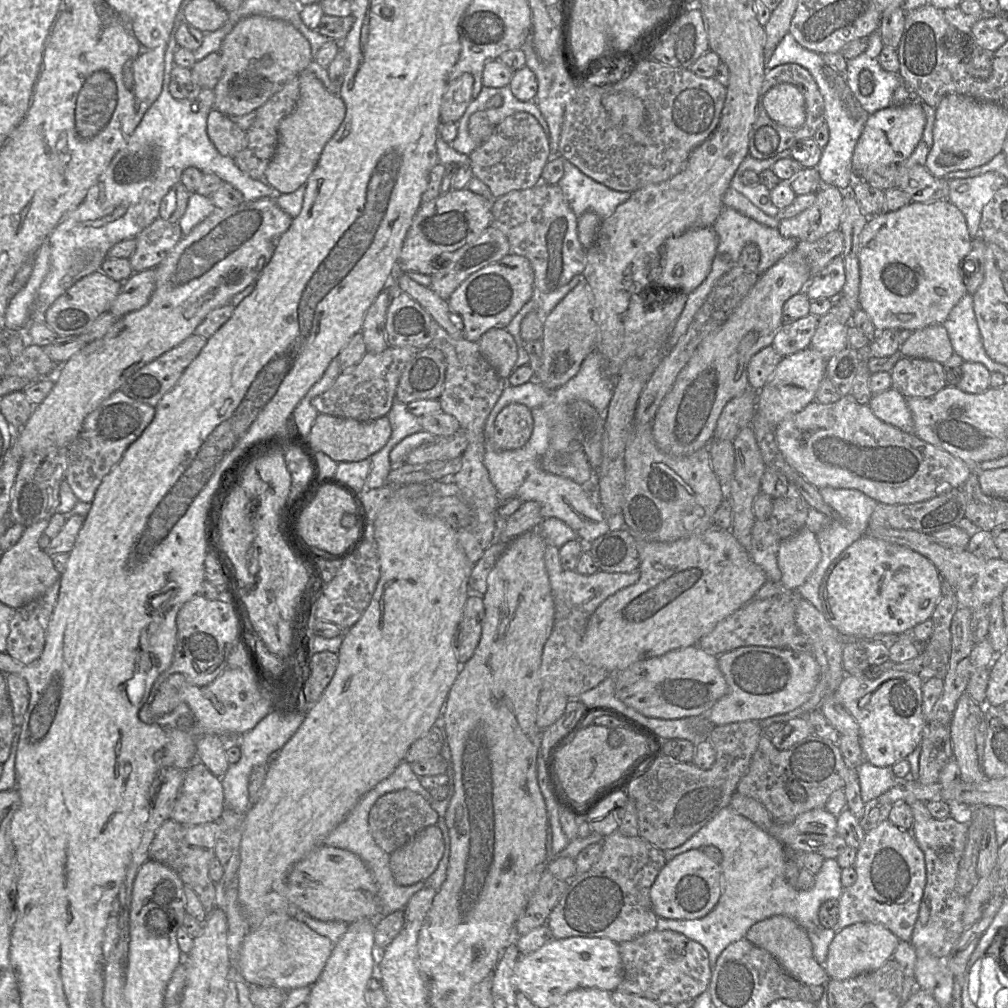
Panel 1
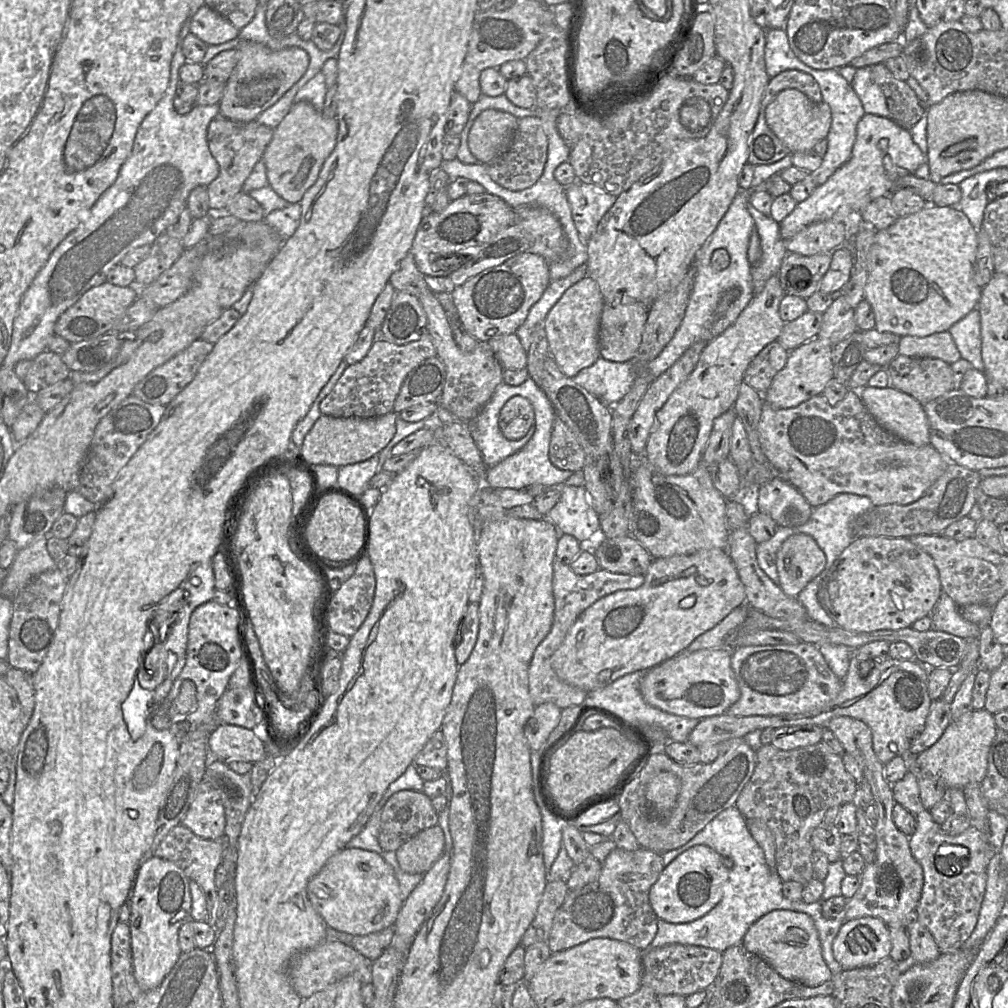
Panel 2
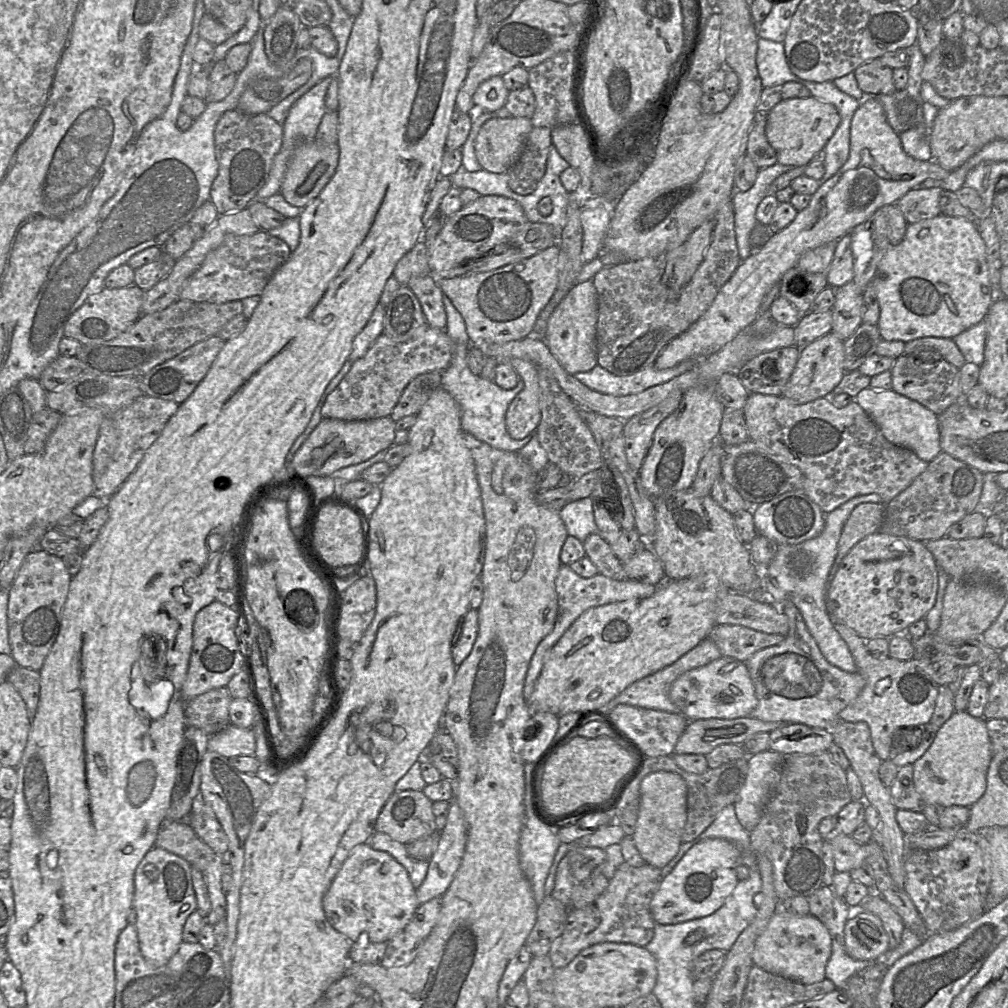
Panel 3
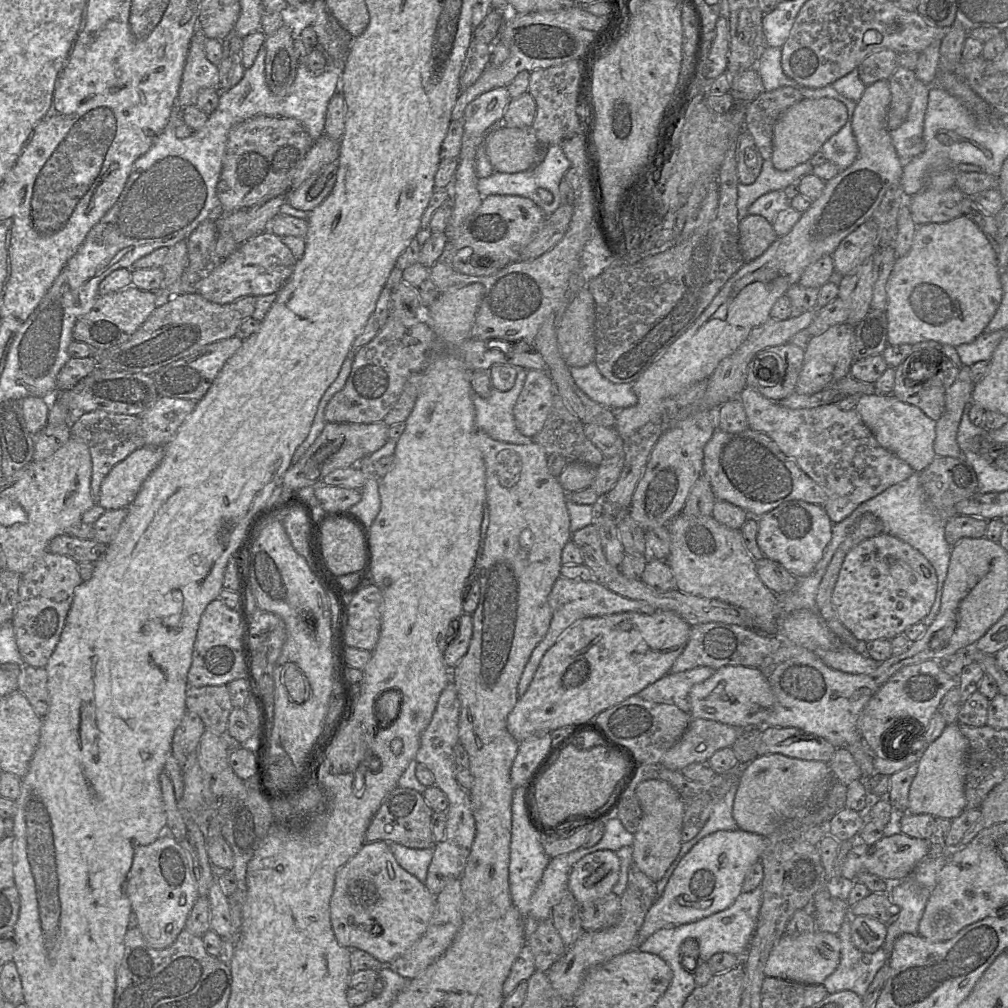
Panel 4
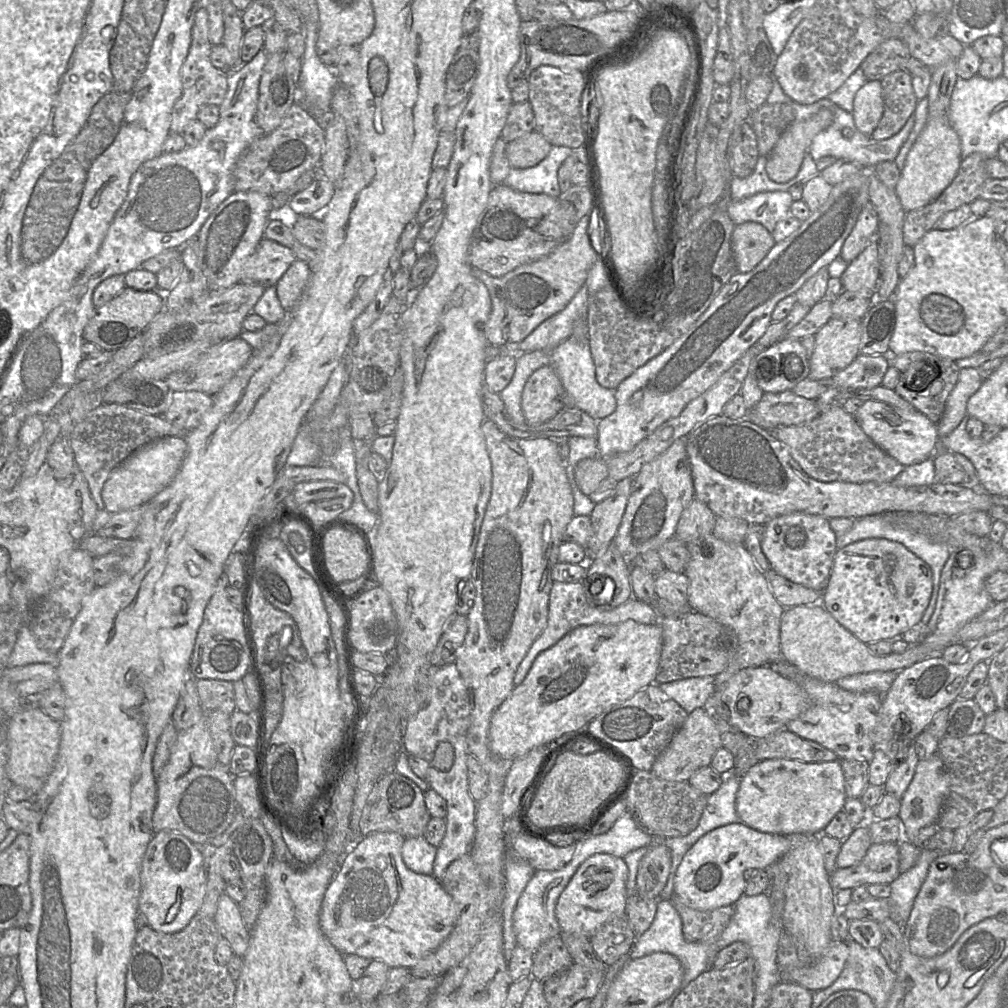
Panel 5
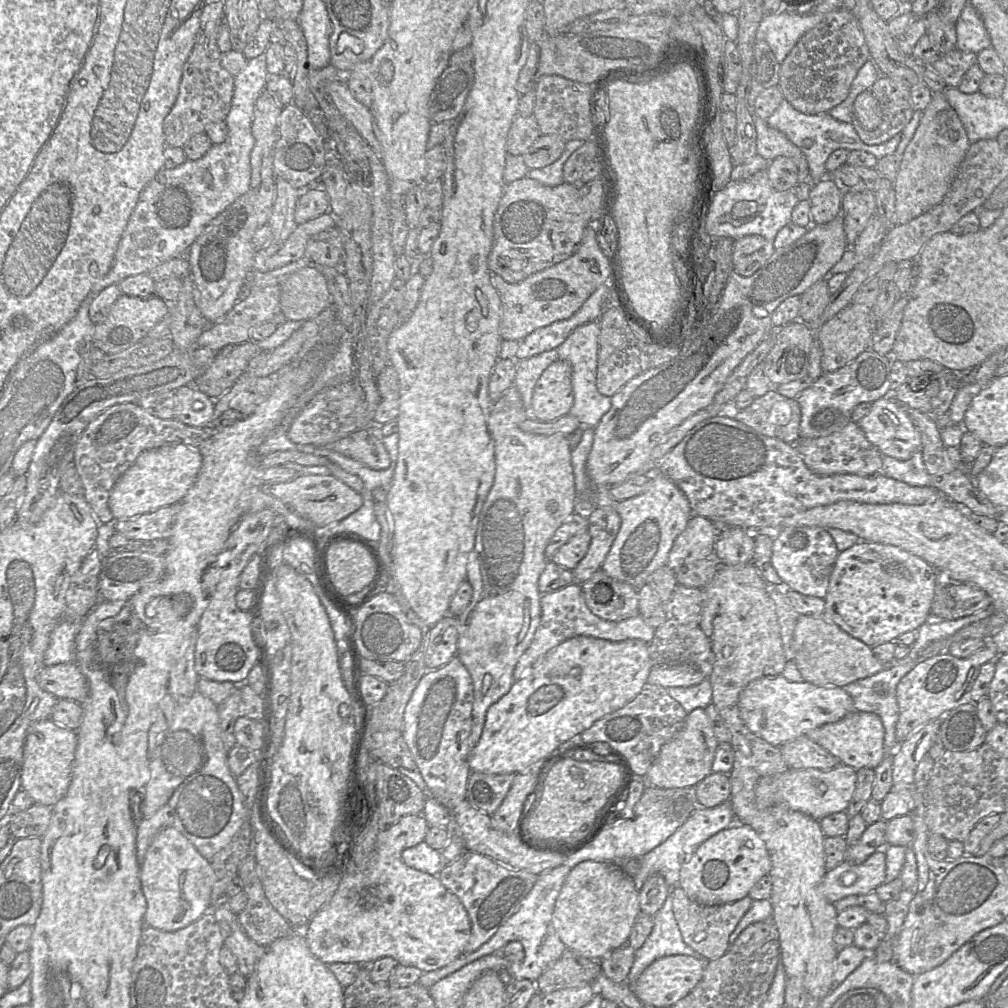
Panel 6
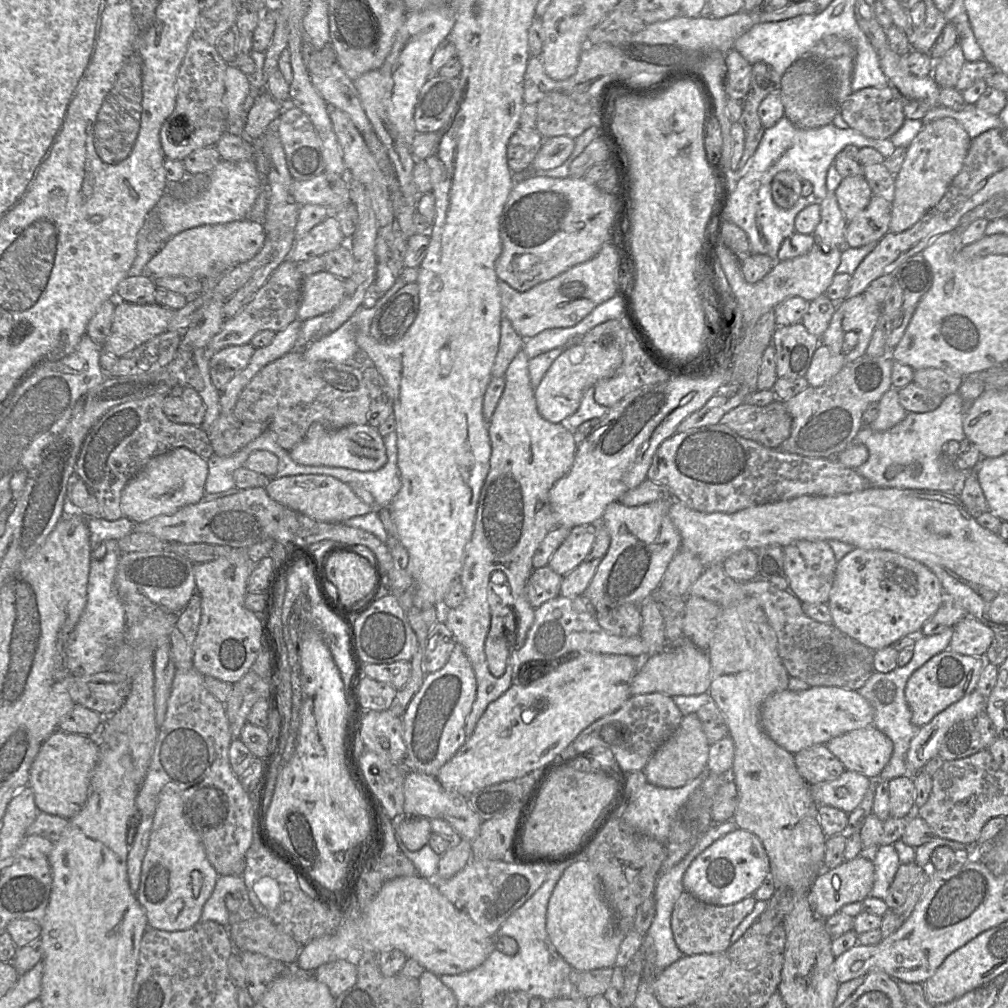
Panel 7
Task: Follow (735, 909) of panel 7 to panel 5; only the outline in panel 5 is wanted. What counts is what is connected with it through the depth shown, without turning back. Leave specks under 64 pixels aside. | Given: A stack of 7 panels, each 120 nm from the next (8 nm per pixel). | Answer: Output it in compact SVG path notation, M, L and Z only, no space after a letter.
M674 894L670 900L681 917L683 936L688 942L716 944L734 913L733 905L698 910L688 907Z

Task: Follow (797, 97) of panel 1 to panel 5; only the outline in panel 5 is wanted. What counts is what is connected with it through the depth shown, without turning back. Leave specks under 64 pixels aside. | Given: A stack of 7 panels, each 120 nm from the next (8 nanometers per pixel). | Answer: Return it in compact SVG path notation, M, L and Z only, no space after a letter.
M821 109L804 121L793 121L782 133L768 156L766 171L777 183L793 179L799 172L803 158L813 138L828 128L834 121L829 109Z

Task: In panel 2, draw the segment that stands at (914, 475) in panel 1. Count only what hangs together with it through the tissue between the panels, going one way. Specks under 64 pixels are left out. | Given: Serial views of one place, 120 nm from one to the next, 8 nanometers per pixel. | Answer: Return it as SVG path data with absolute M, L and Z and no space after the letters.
M851 390L835 406L831 406L822 394L787 409L775 409L764 402L758 434L762 451L777 475L794 486L813 508L841 493L866 496L874 506L911 504L923 496L950 462L931 444L917 446L885 430L868 412L859 393Z

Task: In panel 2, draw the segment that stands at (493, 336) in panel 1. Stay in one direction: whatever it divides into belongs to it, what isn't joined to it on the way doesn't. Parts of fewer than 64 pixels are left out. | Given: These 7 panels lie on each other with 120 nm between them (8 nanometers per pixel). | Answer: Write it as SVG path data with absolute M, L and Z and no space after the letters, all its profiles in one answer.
M515 333L496 335L488 340L488 344L504 370L526 368L527 351Z

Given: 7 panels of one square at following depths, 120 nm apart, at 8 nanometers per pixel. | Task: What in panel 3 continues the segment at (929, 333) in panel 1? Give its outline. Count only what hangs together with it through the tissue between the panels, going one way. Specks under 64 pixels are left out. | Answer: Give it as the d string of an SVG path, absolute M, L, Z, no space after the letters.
M921 337L905 342L903 355L927 351L938 352L944 360L958 369L966 363L956 343L950 338L943 337Z

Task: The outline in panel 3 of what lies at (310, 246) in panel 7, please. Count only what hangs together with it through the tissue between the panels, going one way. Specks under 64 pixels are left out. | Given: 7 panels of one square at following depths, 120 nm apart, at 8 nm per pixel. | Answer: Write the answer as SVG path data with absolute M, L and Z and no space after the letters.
M263 229L253 234L227 235L188 279L179 299L223 303L261 295L271 276L291 253L286 242Z

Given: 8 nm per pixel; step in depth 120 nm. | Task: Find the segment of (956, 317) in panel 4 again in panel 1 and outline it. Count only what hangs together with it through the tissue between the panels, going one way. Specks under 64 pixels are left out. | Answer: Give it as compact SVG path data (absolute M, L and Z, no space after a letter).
M936 200L928 203L910 202L896 211L882 212L868 217L867 223L860 234L858 251L860 267L859 307L868 314L877 332L885 329L916 331L929 325L943 324L953 307L967 293L960 274L959 265L962 259L969 253L971 244L972 239L969 235L964 215L948 200Z

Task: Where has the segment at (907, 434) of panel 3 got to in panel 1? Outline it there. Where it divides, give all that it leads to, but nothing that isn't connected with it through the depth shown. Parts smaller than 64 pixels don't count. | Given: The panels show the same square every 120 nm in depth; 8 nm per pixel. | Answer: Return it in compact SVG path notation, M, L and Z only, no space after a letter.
M893 388L873 394L868 406L874 415L883 422L907 433L914 433L912 414L907 398Z

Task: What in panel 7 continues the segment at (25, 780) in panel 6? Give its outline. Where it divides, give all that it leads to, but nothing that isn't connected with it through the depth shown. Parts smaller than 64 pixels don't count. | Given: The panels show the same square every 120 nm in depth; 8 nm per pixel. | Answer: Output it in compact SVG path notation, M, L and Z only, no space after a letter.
M56 729L42 743L30 767L28 785L33 790L39 811L67 819L75 816L87 800L90 779L99 755L98 740L93 736Z

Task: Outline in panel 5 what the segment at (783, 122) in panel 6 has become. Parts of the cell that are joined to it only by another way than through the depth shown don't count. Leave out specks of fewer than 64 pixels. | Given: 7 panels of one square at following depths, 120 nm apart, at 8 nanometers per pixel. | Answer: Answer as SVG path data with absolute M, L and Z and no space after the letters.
M771 75L773 81L772 90L767 98L768 104L788 104L792 107L794 112L795 121L804 121L817 114L821 109L829 109L834 115L833 123L825 130L818 133L812 140L808 152L811 154L815 161L819 160L823 156L834 156L838 159L847 159L853 162L857 162L866 168L875 167L877 164L884 161L895 161L897 155L903 144L909 137L915 125L915 115L913 114L906 122L904 127L894 136L883 140L874 140L871 137L864 135L860 132L854 122L853 113L850 113L838 105L833 103L829 98L823 98L812 104L799 104L793 101L789 96L785 94L781 88L779 82Z

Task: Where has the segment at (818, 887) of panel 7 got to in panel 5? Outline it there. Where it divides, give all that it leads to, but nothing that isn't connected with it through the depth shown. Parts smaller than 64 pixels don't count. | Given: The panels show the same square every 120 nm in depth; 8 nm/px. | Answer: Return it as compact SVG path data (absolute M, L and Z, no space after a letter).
M873 843L857 865L837 868L831 874L836 890L861 885L890 884L900 875L898 843Z

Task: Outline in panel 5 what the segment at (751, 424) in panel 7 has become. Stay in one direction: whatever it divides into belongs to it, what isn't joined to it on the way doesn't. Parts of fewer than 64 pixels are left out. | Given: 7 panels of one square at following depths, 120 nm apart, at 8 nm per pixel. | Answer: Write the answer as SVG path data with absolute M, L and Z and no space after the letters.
M791 390L765 393L761 400L749 409L746 418L754 424L773 430L778 426L801 425L820 414L816 400L796 395Z

